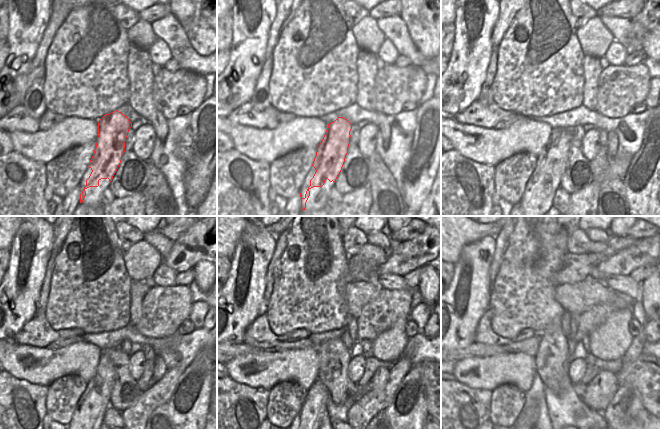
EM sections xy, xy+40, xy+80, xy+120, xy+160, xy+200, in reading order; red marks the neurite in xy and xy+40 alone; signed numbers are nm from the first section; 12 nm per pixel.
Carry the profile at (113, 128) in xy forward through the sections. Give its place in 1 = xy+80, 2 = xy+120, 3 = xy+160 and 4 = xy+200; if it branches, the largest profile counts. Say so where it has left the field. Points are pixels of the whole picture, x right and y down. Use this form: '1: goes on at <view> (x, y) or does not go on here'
1: goes on at xy+80 (552, 160)
2: goes on at xy+120 (100, 385)
3: goes on at xy+160 (322, 394)
4: goes on at xy+200 (521, 419)

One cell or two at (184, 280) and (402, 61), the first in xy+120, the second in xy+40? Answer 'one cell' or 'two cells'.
one cell

